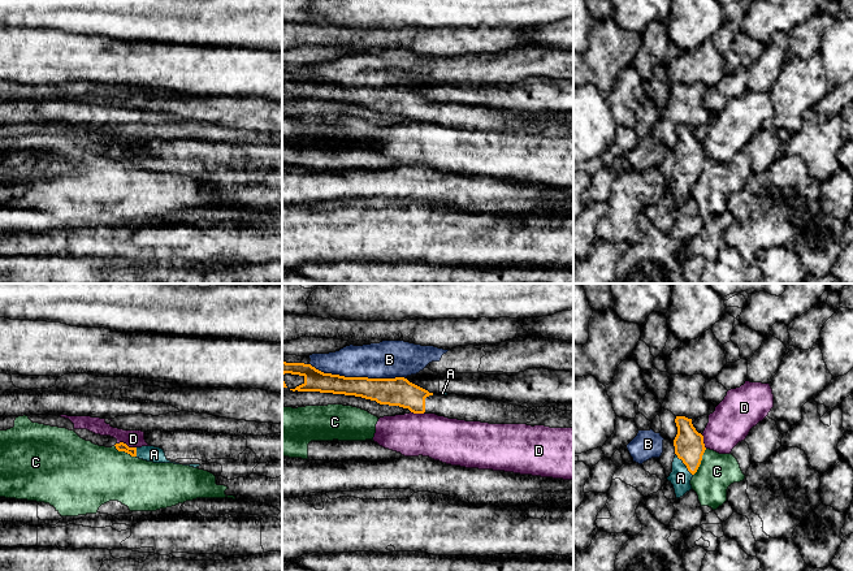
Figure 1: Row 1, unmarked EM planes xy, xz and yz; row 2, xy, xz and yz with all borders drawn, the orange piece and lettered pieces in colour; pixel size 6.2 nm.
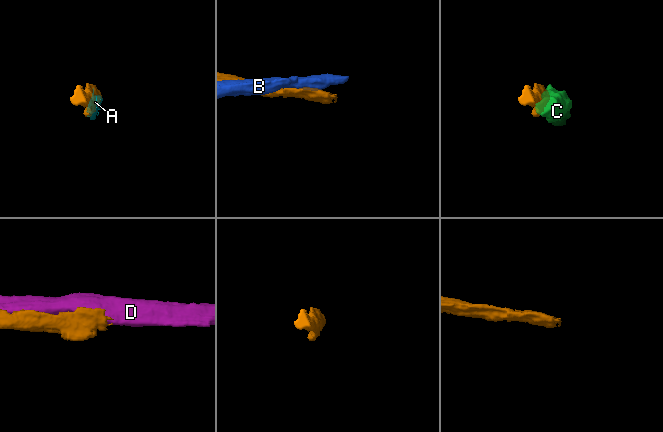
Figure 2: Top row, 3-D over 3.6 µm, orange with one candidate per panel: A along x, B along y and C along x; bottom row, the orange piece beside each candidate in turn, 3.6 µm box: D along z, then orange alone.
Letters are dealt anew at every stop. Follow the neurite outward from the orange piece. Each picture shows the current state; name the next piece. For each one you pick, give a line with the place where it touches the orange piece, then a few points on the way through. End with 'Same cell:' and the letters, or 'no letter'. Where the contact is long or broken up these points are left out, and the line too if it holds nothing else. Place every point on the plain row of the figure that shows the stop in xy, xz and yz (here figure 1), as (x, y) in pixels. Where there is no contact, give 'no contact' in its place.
A: meets orange in yz at (684, 172)
Same cell: A

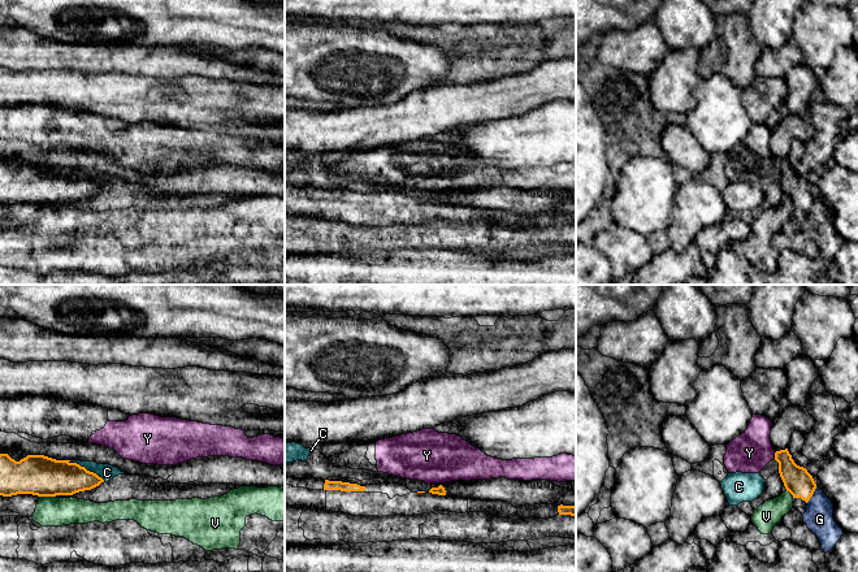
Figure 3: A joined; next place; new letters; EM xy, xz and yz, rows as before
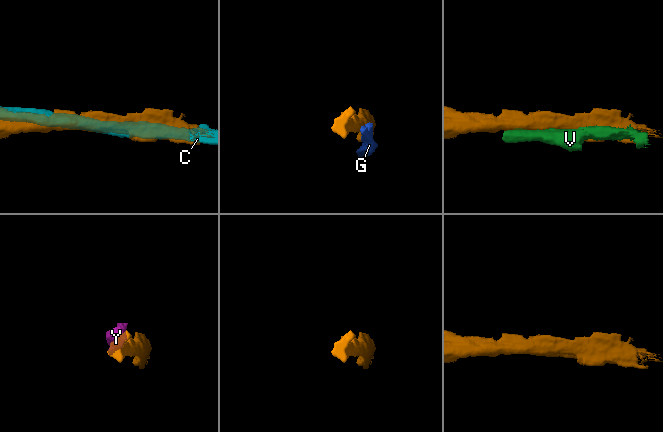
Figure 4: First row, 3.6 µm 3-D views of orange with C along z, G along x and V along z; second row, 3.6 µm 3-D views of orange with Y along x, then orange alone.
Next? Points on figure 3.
Same cell: no letter

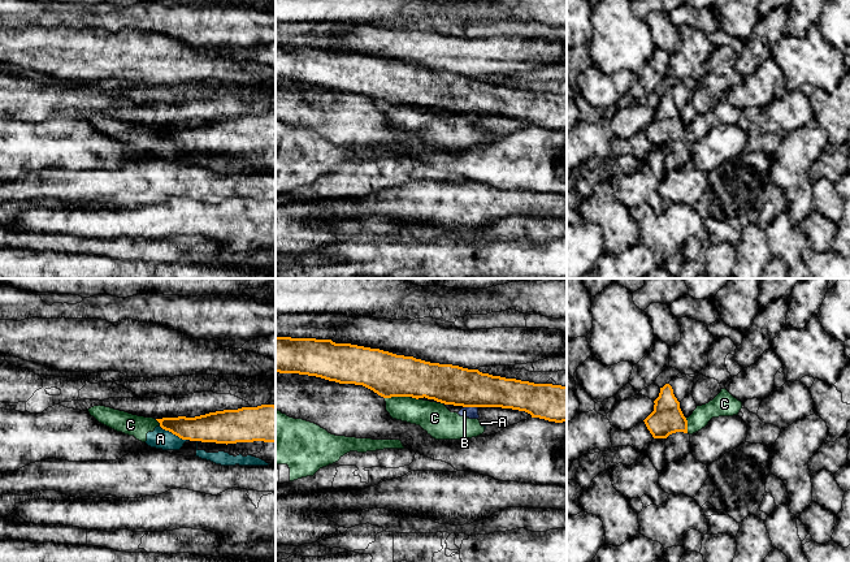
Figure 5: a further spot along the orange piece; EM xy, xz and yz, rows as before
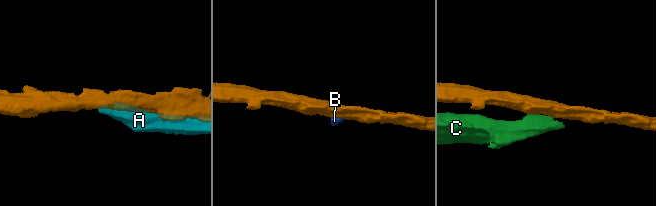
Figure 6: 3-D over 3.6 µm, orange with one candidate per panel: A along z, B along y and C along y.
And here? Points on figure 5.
Same cell: no letter

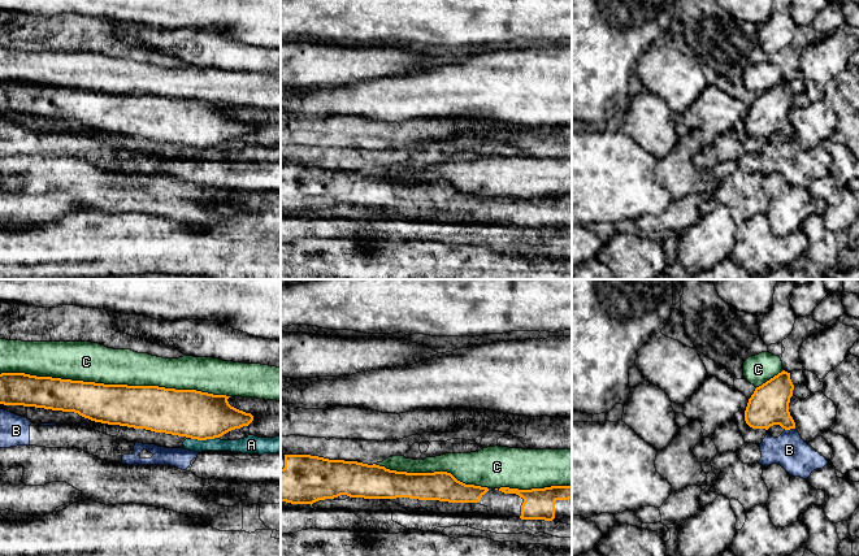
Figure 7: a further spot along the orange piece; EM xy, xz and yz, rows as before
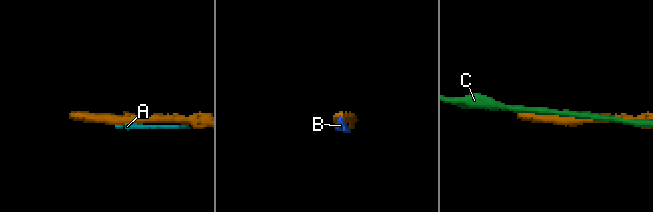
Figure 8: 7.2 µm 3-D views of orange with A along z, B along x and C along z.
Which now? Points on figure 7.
Same cell: no letter

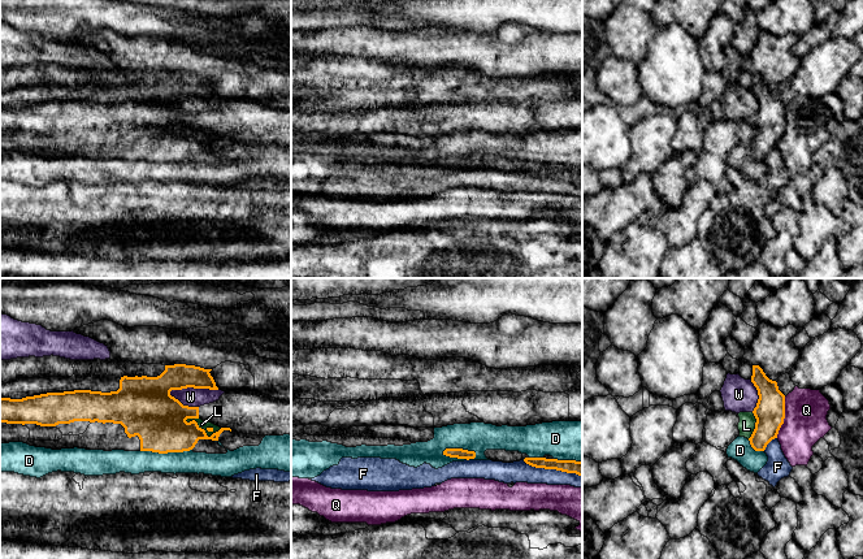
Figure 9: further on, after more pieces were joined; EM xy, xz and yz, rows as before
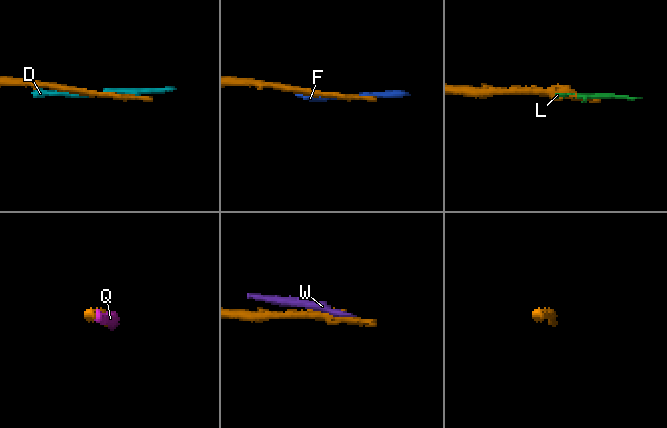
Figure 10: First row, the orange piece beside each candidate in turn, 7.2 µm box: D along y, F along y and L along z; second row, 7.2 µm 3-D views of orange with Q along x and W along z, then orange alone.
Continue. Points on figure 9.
Same cell: no letter

